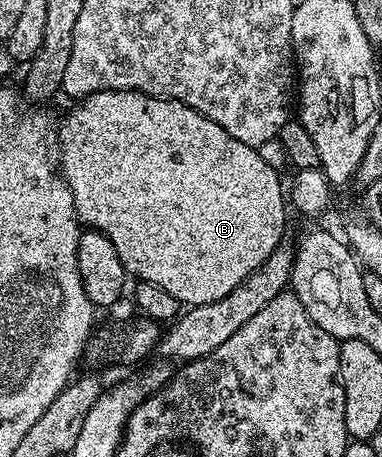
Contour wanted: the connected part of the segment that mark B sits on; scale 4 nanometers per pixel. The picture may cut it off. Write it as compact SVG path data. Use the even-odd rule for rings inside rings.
M95 91L72 105L74 107L66 113L65 120L55 127L55 151L59 156L59 170L73 194L78 220L86 228L103 233L107 241L115 245L119 261L123 261L126 272L132 278L134 275L134 280L154 283L159 285L159 289L167 289L167 293L171 293L171 297L175 297L182 305L207 305L219 301L219 297L227 297L227 293L231 293L235 285L242 283L252 271L258 271L263 261L267 261L273 250L282 244L281 234L285 231L287 199L283 194L283 187L281 191L278 168L267 165L258 148L243 145L243 141L235 141L235 137L231 137L227 129L215 125L215 121L203 117L203 113L179 101L144 95L142 91Z

